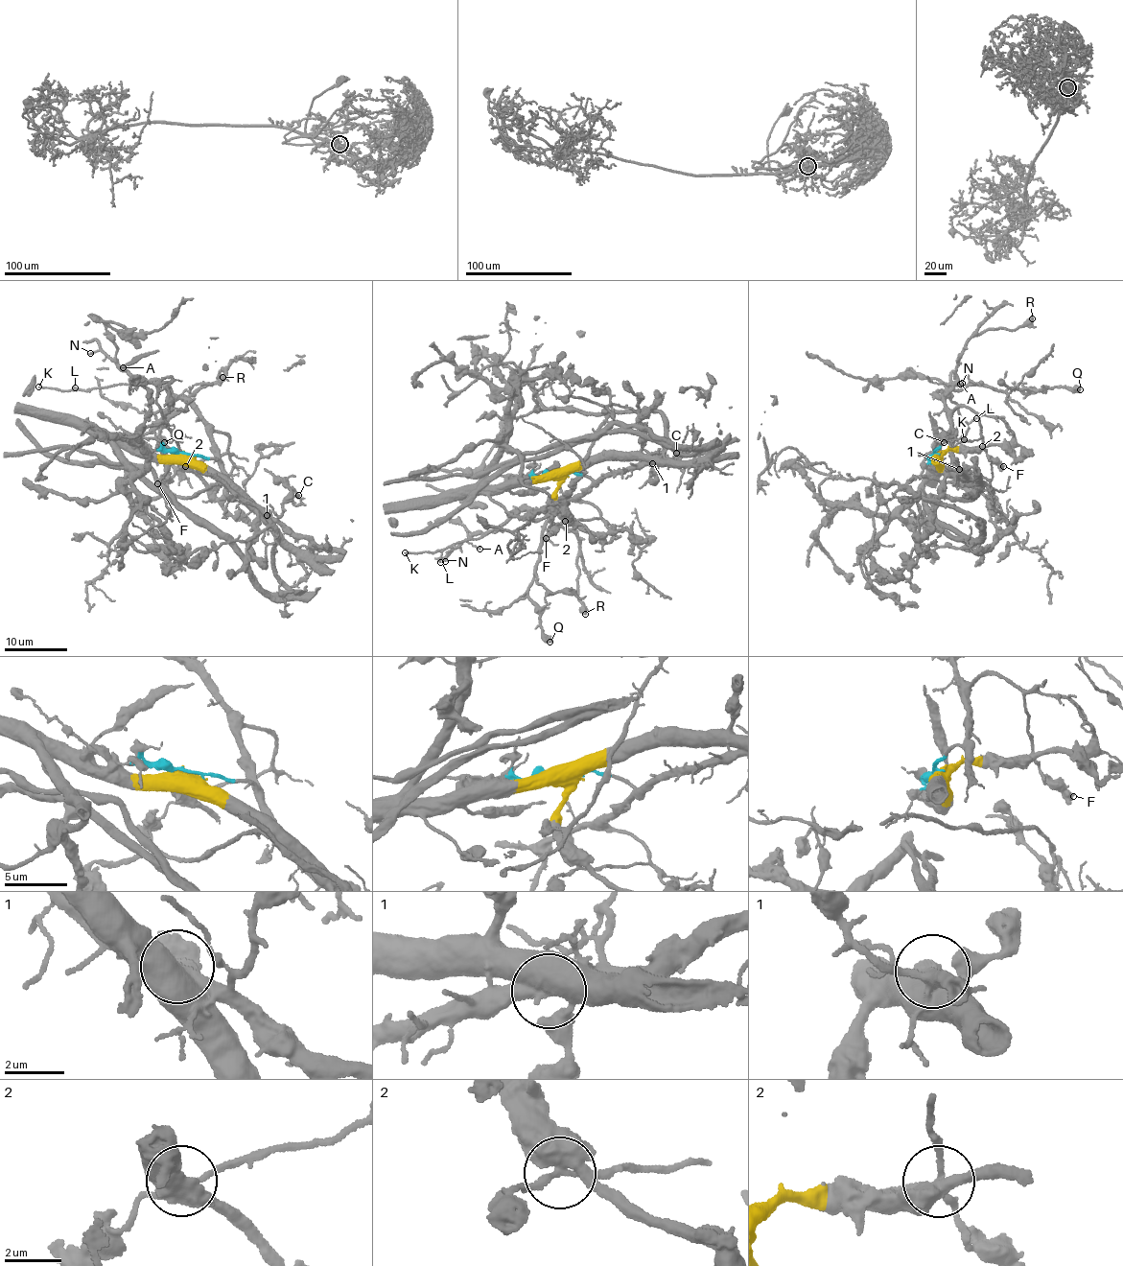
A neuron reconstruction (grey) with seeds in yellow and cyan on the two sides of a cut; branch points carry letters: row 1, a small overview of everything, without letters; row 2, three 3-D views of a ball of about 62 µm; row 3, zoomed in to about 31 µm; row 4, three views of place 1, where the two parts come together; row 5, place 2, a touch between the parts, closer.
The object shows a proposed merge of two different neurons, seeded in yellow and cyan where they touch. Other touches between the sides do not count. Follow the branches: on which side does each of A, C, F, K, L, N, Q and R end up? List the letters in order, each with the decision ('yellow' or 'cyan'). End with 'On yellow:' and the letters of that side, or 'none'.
A: cyan
C: cyan
F: cyan
K: cyan
L: cyan
N: cyan
Q: cyan
R: cyan
On yellow: none

